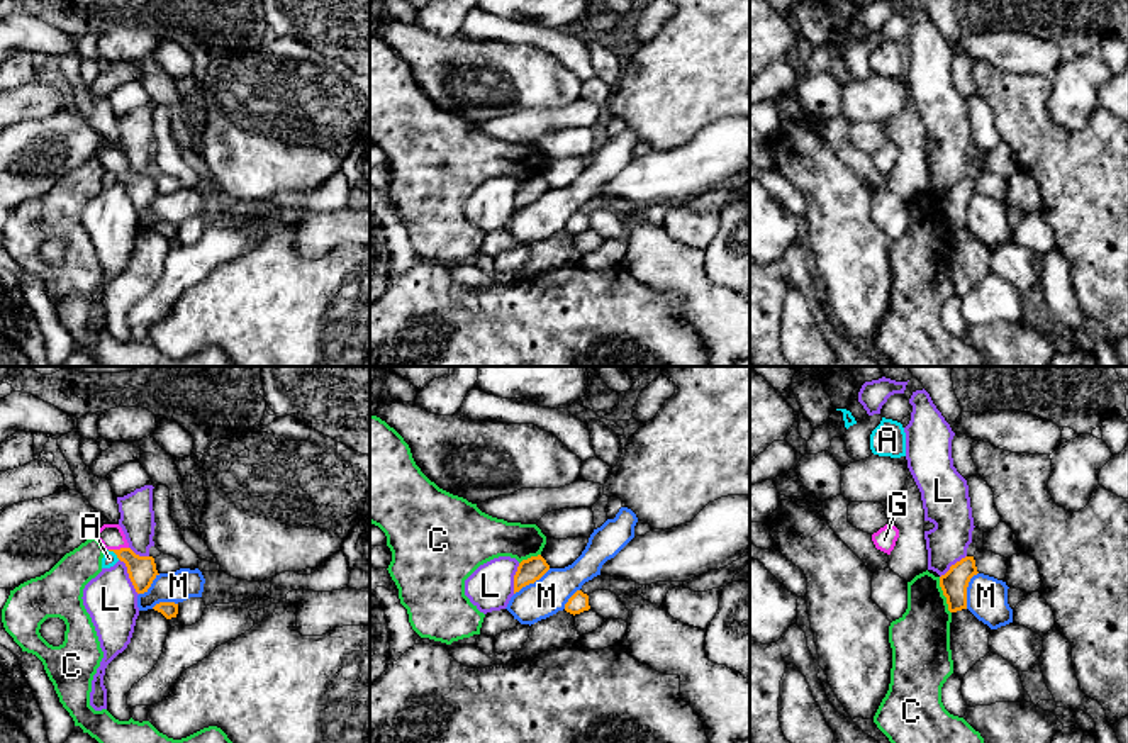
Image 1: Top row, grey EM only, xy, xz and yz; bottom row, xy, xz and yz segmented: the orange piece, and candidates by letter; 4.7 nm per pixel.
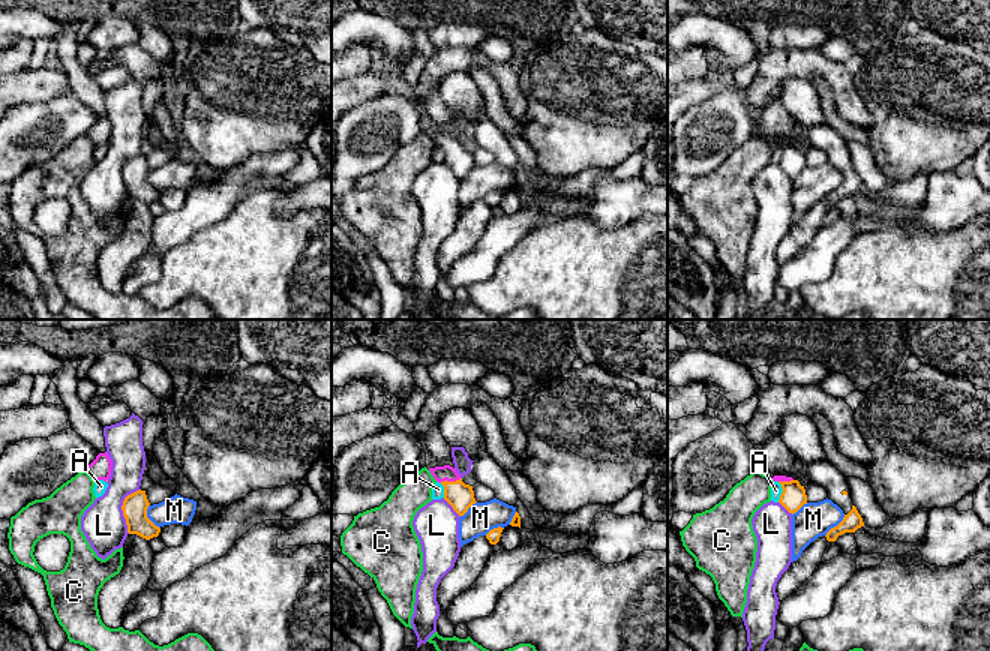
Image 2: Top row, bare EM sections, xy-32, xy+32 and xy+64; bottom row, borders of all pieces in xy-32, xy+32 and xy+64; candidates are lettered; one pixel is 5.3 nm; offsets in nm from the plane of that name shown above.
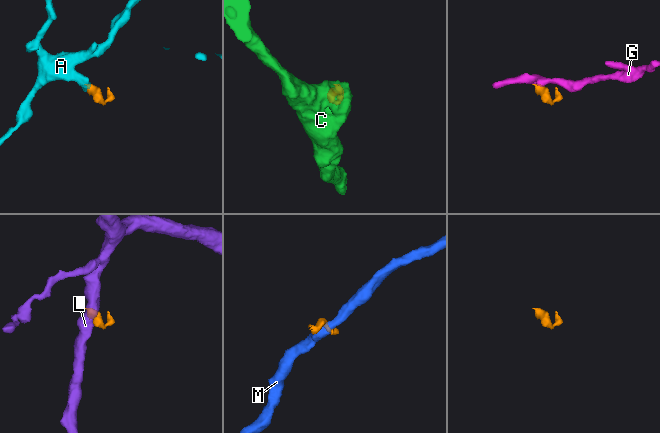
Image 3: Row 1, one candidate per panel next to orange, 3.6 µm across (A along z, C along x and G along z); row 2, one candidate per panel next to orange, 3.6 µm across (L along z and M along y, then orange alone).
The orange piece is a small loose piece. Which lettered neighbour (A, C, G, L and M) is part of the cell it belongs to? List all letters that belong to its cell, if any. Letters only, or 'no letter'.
G

